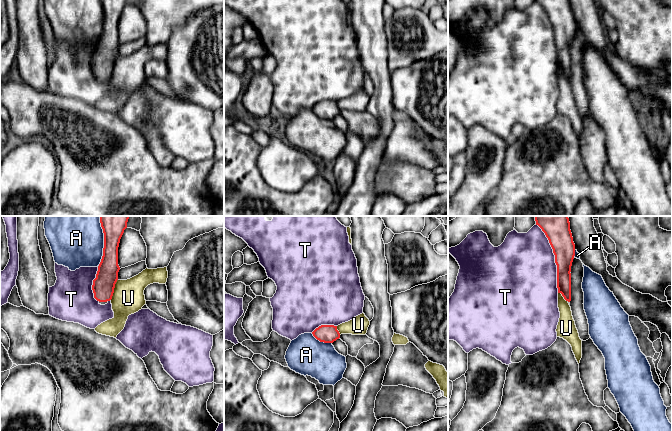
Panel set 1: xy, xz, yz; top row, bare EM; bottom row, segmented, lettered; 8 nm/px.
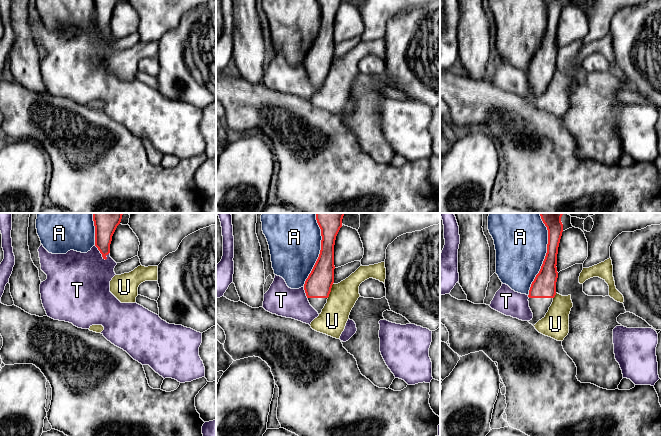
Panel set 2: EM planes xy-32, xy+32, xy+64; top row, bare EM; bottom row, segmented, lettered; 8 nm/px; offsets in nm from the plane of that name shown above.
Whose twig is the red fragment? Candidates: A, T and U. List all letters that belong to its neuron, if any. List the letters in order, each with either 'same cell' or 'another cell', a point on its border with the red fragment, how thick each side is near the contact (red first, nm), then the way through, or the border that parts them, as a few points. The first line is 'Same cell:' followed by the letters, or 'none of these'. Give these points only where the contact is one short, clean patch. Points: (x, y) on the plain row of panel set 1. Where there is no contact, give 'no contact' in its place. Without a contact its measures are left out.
Same cell: none of these
A: another cell | xy (104, 20) | 180/360 nm
T: another cell | yz (555, 34) | 190/480 nm
U: another cell | xy (113, 65) | 180/260 nm | along xy (117, 55), (113, 71), (110, 75)

